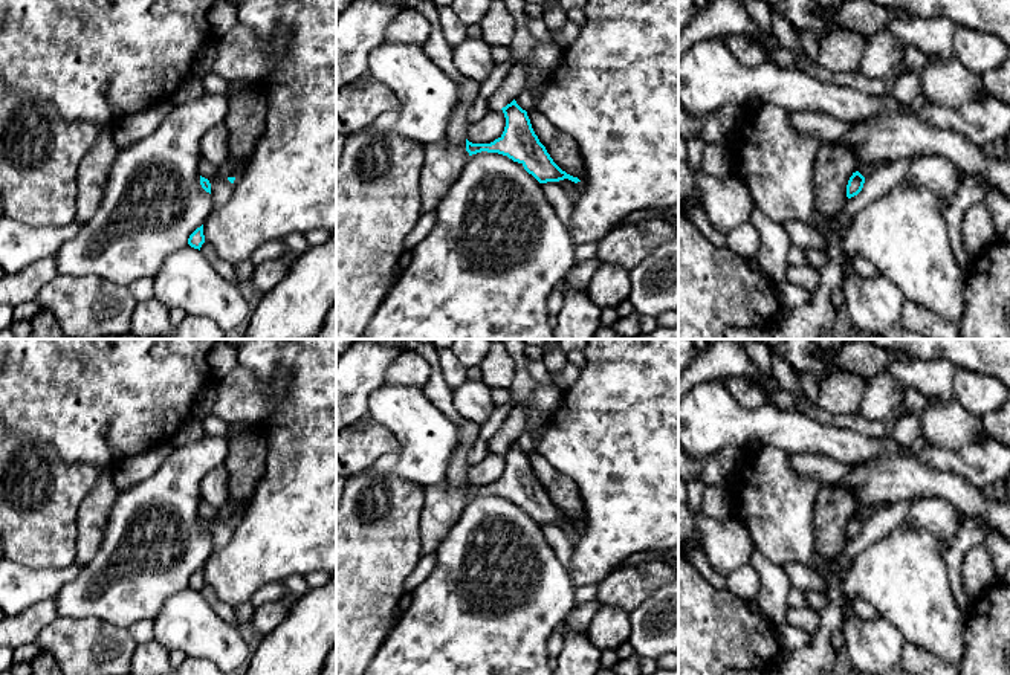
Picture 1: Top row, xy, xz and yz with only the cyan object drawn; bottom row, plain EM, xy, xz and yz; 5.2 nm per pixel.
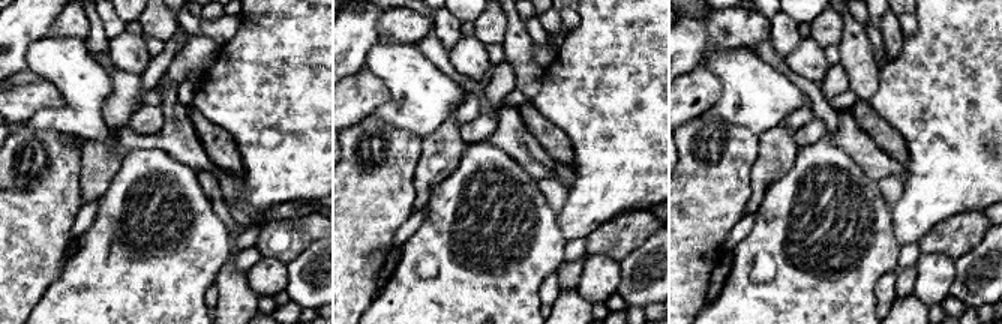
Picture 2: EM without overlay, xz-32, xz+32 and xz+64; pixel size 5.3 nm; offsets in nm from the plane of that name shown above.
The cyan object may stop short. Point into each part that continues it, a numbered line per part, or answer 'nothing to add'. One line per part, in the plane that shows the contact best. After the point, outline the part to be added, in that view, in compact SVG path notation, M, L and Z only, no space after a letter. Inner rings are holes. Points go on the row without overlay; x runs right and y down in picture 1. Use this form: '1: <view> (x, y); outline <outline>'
1: xz (573, 532); outline M568 521L559 522L559 527L567 533L570 541L576 545L582 536L582 524L571 524Z

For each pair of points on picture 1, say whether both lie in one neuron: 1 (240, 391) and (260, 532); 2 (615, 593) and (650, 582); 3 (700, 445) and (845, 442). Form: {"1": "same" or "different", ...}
{"1": "different", "2": "same", "3": "same"}

